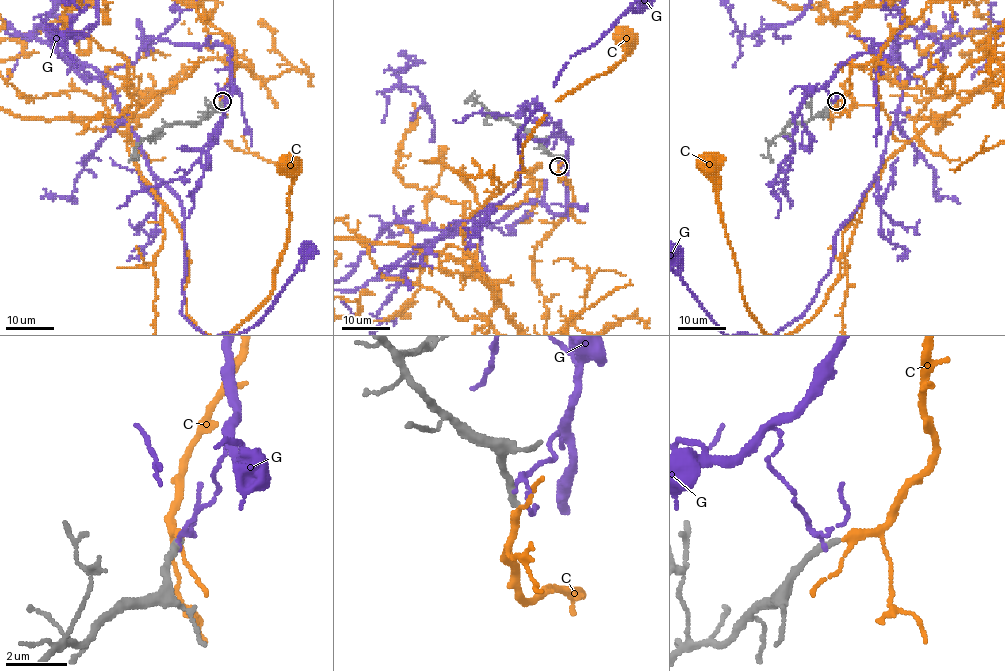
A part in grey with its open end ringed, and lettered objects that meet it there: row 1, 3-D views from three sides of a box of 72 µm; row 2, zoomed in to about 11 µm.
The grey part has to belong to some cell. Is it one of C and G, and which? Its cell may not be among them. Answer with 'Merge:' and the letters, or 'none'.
Merge: C

